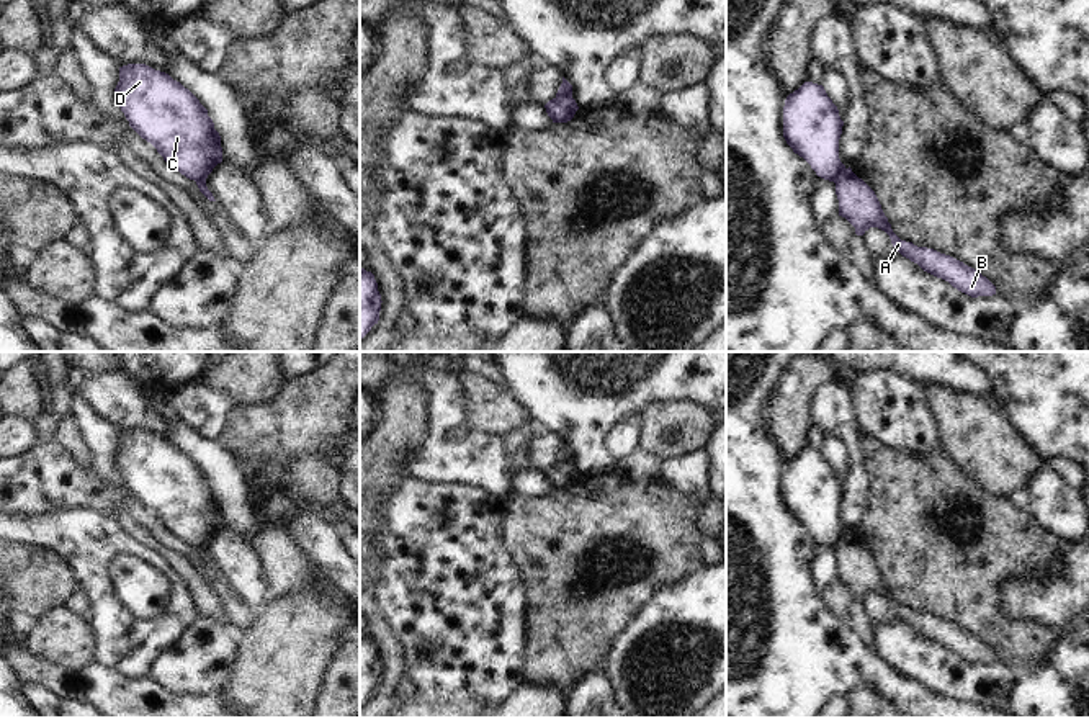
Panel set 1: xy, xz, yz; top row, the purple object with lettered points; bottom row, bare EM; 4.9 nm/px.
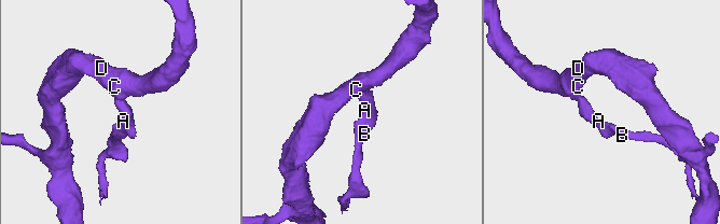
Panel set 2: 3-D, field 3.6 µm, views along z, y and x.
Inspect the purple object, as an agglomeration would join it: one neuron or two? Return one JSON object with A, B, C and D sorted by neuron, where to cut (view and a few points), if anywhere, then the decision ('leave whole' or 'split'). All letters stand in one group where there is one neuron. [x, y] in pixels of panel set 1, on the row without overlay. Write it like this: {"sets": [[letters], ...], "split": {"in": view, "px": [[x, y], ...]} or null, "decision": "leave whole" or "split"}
{"sets": [["A", "B"], ["C", "D"]], "split": {"in": "xz", "px": [[571, 460], [556, 465]]}, "decision": "split"}

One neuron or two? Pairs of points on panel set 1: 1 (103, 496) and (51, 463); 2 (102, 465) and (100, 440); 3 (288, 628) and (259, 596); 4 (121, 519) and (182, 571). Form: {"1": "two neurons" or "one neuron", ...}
{"1": "one neuron", "2": "one neuron", "3": "two neurons", "4": "one neuron"}

